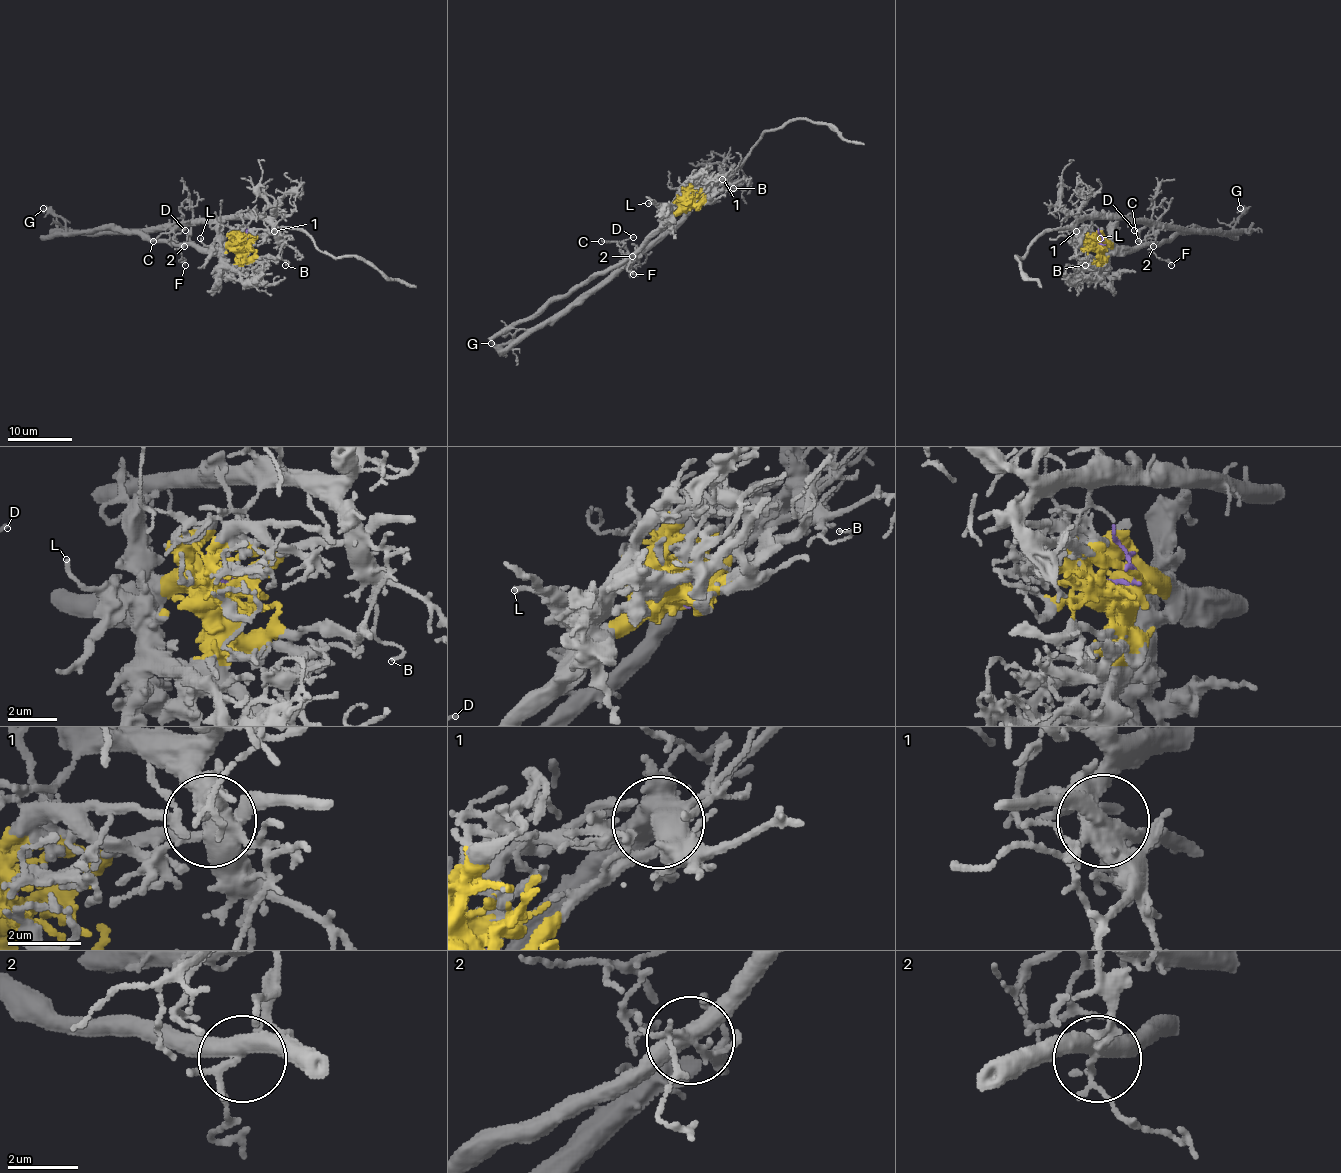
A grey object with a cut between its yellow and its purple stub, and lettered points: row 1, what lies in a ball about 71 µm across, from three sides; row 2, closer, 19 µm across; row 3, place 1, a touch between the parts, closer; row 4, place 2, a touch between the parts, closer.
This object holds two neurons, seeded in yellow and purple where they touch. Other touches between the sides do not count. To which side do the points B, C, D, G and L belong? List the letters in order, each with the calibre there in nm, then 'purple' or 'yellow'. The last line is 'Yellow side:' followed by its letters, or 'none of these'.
B: calibre 110 nm; purple
C: calibre 130 nm; purple
D: calibre 110 nm; purple
G: calibre 180 nm; purple
L: calibre 190 nm; yellow
Yellow side: L

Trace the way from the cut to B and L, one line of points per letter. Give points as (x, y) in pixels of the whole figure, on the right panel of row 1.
B: (1100, 244), (1103, 239), (1092, 220), (1084, 218), (1074, 228), (1087, 259), (1085, 265)
L: (1100, 246), (1100, 252), (1103, 249), (1100, 238)

